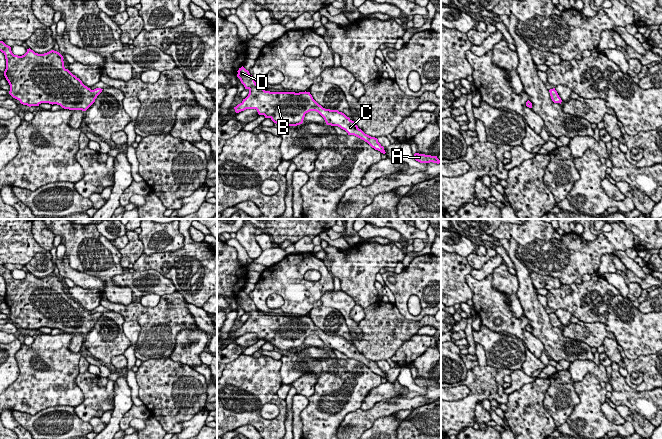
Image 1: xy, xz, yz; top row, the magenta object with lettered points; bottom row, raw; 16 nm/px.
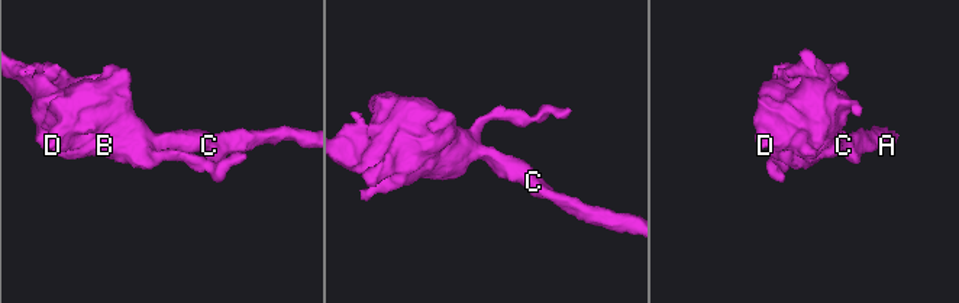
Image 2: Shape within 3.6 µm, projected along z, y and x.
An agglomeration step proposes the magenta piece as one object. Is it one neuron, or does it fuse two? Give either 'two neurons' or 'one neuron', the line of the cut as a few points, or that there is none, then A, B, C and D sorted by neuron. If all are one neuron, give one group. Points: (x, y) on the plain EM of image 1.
one neuron; no cut; A B C D

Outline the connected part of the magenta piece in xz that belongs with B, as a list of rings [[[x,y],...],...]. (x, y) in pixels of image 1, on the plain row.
[[[243,290],[237,296],[237,301],[245,313],[249,314],[249,318],[234,331],[236,337],[246,333],[256,333],[259,339],[270,342],[280,350],[289,351],[302,348],[306,337],[316,335],[324,342],[327,349],[338,350],[348,359],[354,359],[367,366],[375,374],[386,377],[377,362],[365,358],[344,337],[323,332],[313,323],[310,316],[265,315],[256,308],[253,300]]]

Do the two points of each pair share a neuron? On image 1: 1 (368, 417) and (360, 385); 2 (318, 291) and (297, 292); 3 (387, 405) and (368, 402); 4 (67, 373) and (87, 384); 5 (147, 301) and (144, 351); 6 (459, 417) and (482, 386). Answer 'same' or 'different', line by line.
1: different
2: same
3: different
4: different
5: different
6: same

